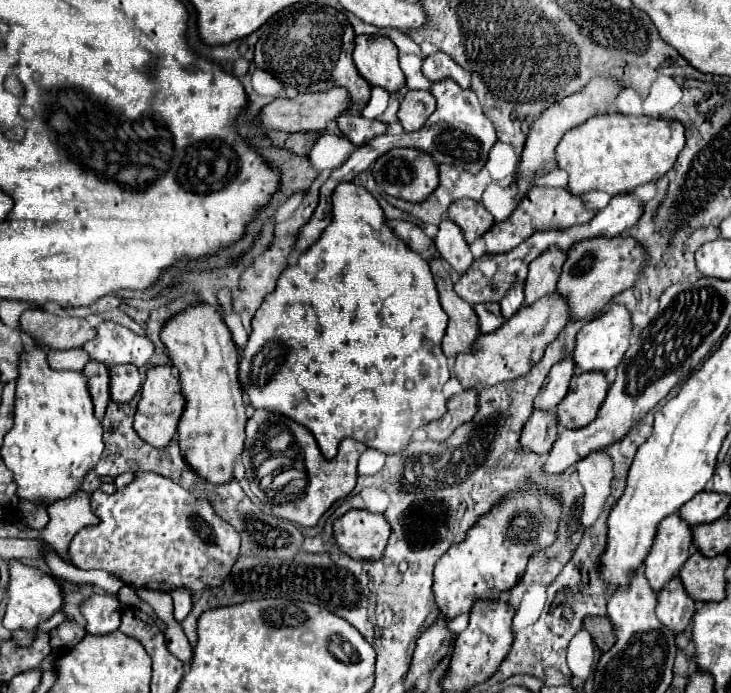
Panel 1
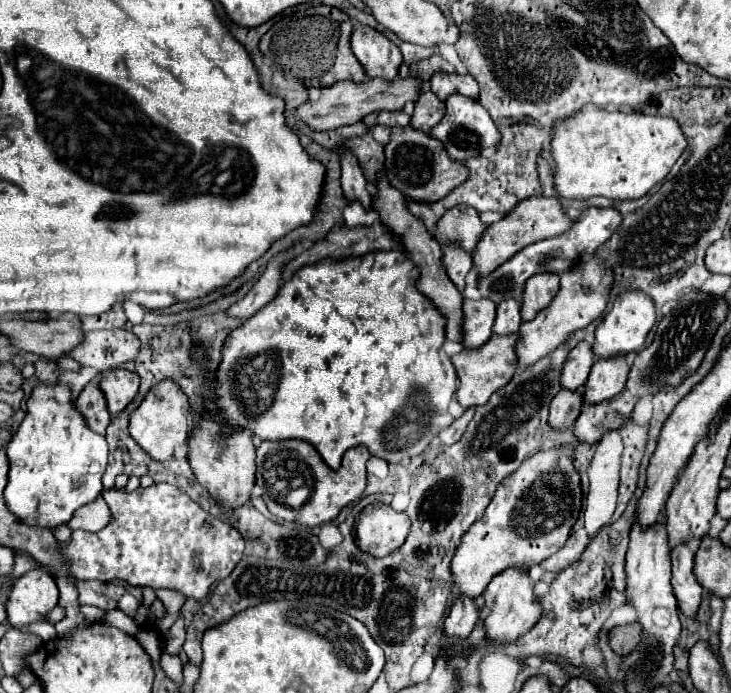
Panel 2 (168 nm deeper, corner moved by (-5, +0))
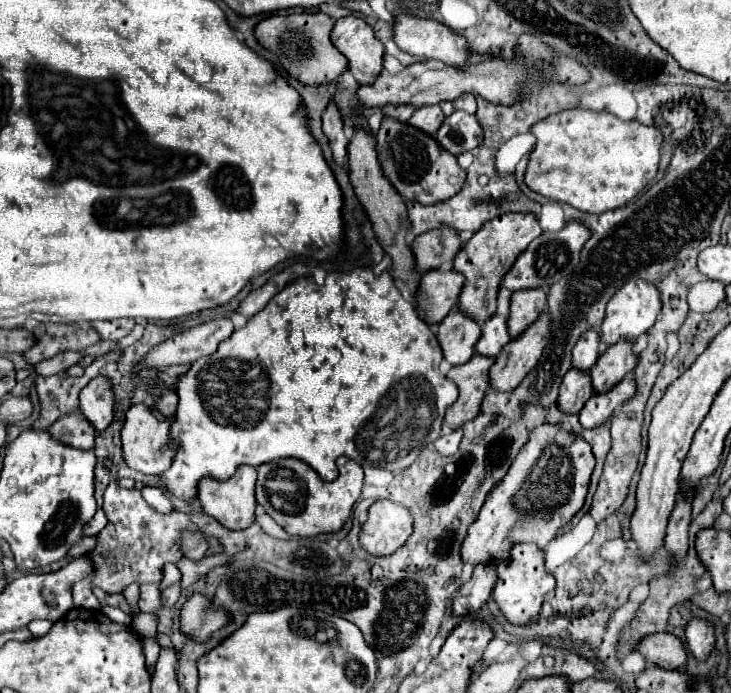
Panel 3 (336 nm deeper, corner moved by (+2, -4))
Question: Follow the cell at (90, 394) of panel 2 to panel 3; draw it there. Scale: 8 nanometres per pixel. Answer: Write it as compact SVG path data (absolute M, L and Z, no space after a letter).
M68 413L60 417L52 427L48 427L48 431L56 441L62 441L66 445L80 447L80 449L94 447L96 429L90 425L90 421L86 421L78 413Z

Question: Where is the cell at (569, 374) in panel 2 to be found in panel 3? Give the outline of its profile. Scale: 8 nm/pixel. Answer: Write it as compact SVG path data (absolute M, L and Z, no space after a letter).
M598 329L586 331L578 339L578 343L574 345L574 351L572 351L572 367L578 369L578 371L590 371L590 367L598 359L598 351L600 351Z

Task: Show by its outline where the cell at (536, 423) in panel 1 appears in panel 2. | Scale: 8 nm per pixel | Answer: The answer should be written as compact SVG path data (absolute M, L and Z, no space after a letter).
M561 389L551 401L549 409L549 425L557 429L569 429L577 421L577 415L583 407L583 391Z

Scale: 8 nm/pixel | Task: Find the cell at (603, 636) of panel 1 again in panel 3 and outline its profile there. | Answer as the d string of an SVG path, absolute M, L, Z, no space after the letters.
M652 633L640 639L636 651L644 655L644 659L662 669L678 669L686 663L686 651L682 641L670 633Z

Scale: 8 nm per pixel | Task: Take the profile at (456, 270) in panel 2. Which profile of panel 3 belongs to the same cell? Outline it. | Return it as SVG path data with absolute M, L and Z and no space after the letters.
M430 269L422 273L422 303L418 307L426 307L430 311L430 321L440 323L452 307L458 303L458 295L464 285L464 275L450 269Z

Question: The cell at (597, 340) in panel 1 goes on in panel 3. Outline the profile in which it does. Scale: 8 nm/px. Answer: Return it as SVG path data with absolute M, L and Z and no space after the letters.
M640 279L626 283L624 287L620 287L612 295L610 303L606 305L606 317L600 325L600 343L604 347L610 347L610 345L614 345L622 339L634 341L640 333L650 331L658 313L660 313L660 295L658 295L658 289L652 283L646 283L646 281L640 281Z

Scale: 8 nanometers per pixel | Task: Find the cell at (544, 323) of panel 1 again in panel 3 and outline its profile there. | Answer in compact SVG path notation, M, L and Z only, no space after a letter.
M474 353L468 363L456 365L446 373L446 377L450 381L454 381L460 391L456 403L452 403L446 409L446 417L444 417L444 421L452 429L460 427L462 423L466 423L466 421L474 419L474 415L478 415L480 403L482 403L486 391L490 389L488 371L494 365L494 361L496 359Z

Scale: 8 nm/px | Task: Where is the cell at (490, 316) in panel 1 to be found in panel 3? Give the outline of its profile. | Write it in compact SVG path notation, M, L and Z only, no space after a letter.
M458 307L452 309L442 321L438 329L438 341L444 351L444 359L450 365L462 365L474 355L474 345L480 339L480 323Z

